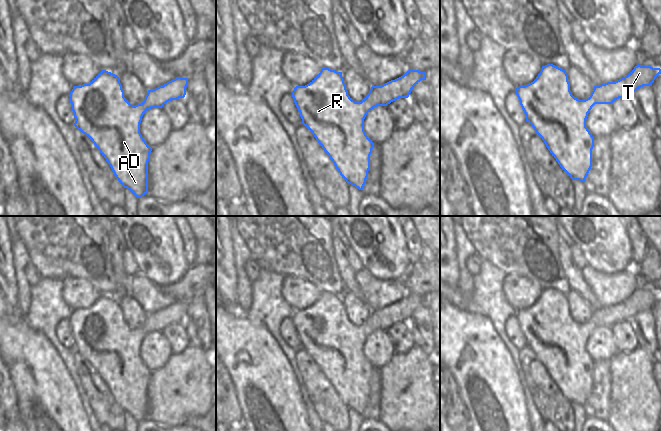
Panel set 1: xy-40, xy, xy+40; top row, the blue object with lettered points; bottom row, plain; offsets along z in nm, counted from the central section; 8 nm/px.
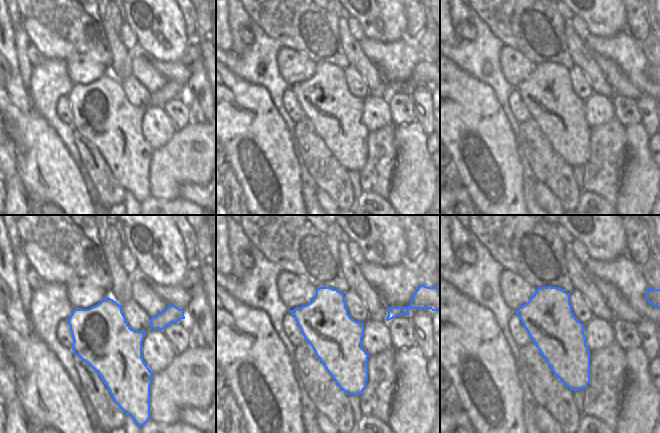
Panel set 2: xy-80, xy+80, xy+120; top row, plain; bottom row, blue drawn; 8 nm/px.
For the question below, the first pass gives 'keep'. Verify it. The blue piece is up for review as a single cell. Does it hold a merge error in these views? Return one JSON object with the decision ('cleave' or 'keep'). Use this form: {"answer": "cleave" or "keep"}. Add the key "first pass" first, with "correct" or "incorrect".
{"first pass": "correct", "answer": "keep"}

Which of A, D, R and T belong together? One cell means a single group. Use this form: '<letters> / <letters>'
A D R T

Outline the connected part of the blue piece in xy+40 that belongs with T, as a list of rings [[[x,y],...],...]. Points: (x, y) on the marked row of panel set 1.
[[[547,64],[542,66],[533,82],[517,87],[516,95],[526,115],[526,122],[532,125],[562,170],[572,180],[584,182],[592,167],[594,137],[586,127],[586,119],[592,107],[595,104],[612,104],[619,98],[632,96],[639,88],[652,86],[659,74],[660,68],[638,64],[627,76],[615,82],[594,86],[589,98],[579,100],[570,91],[566,70]]]

